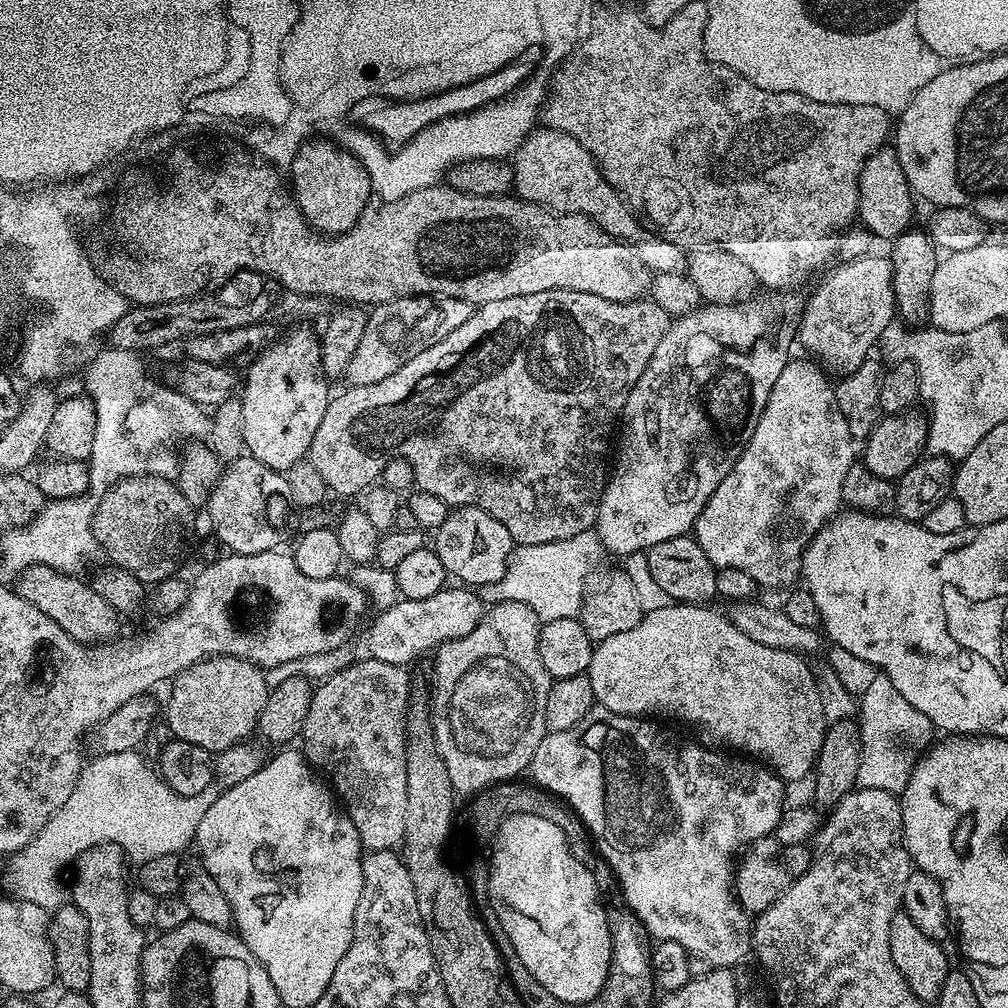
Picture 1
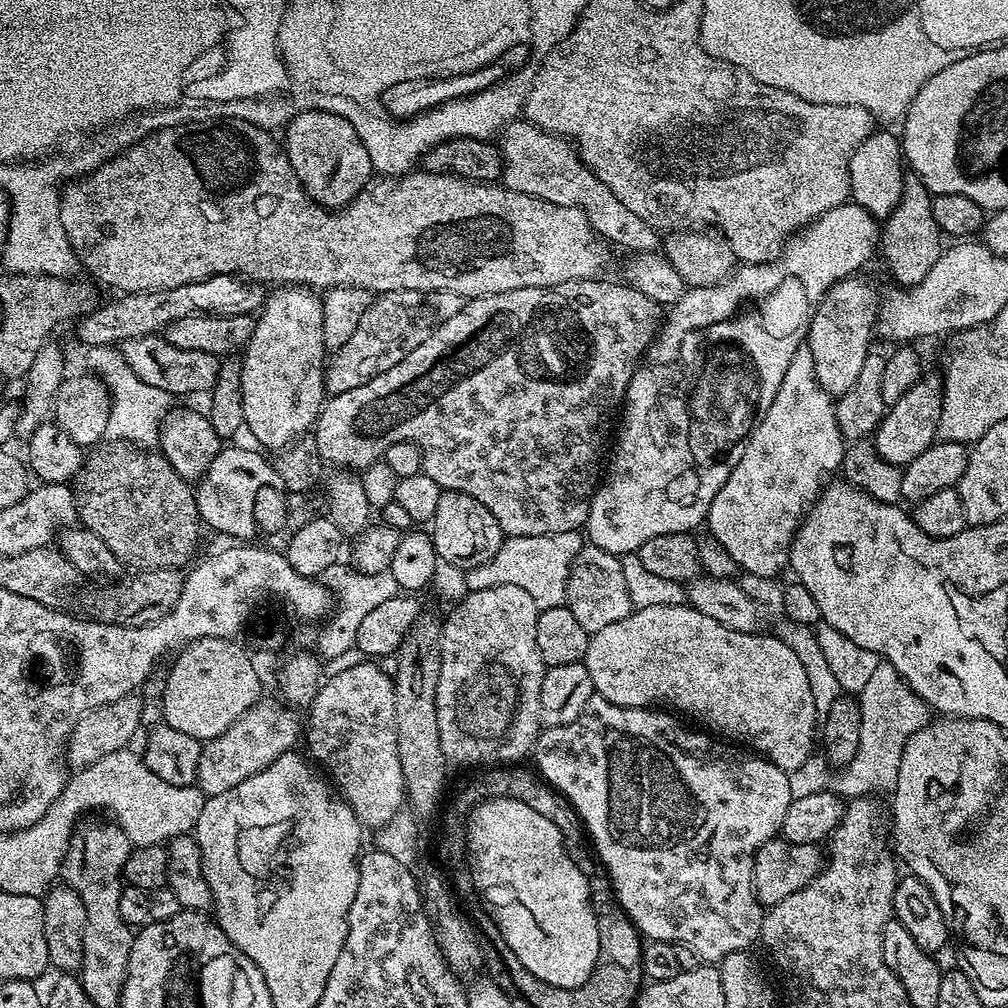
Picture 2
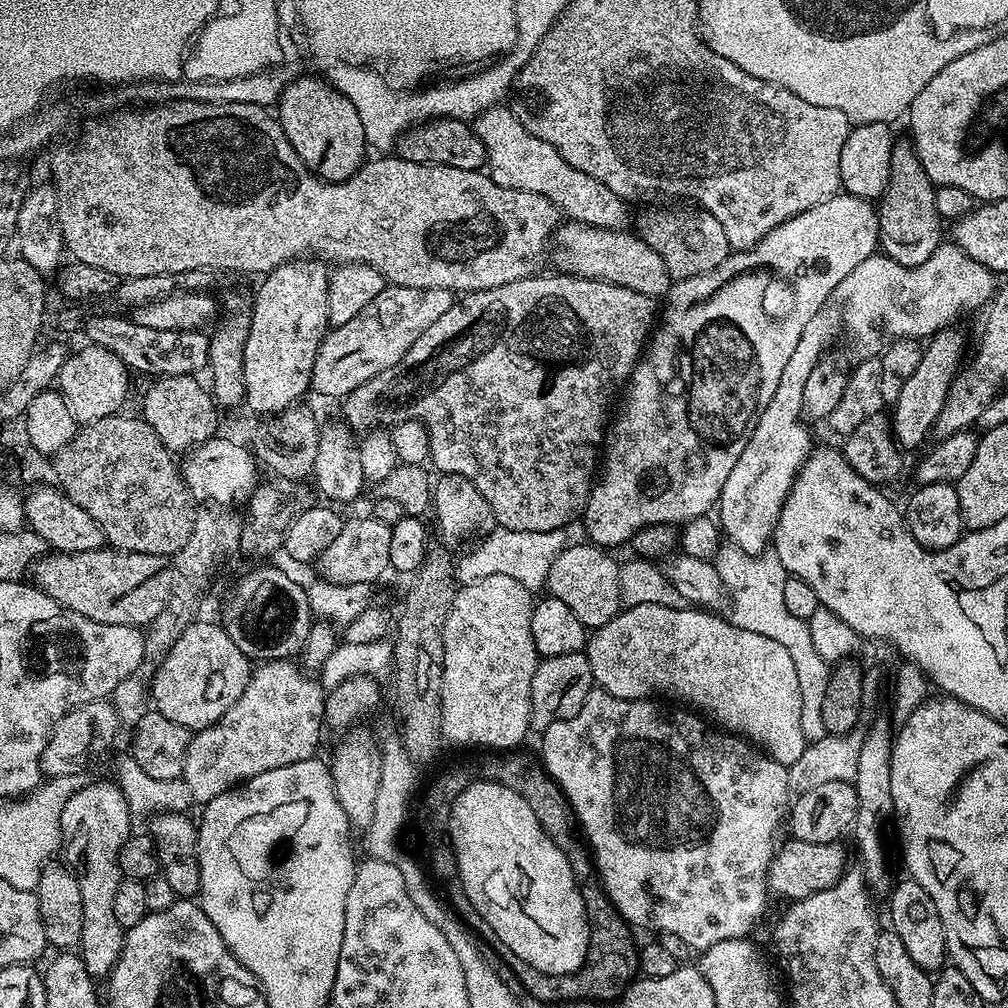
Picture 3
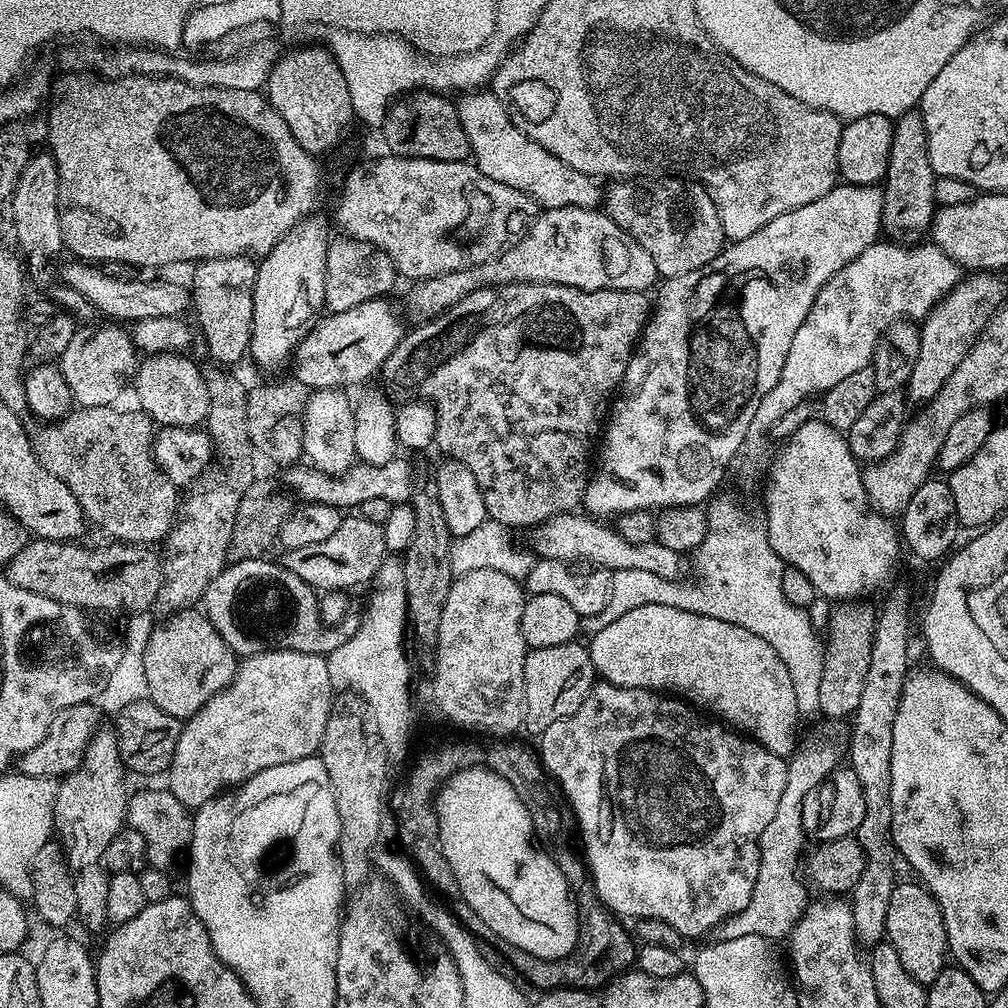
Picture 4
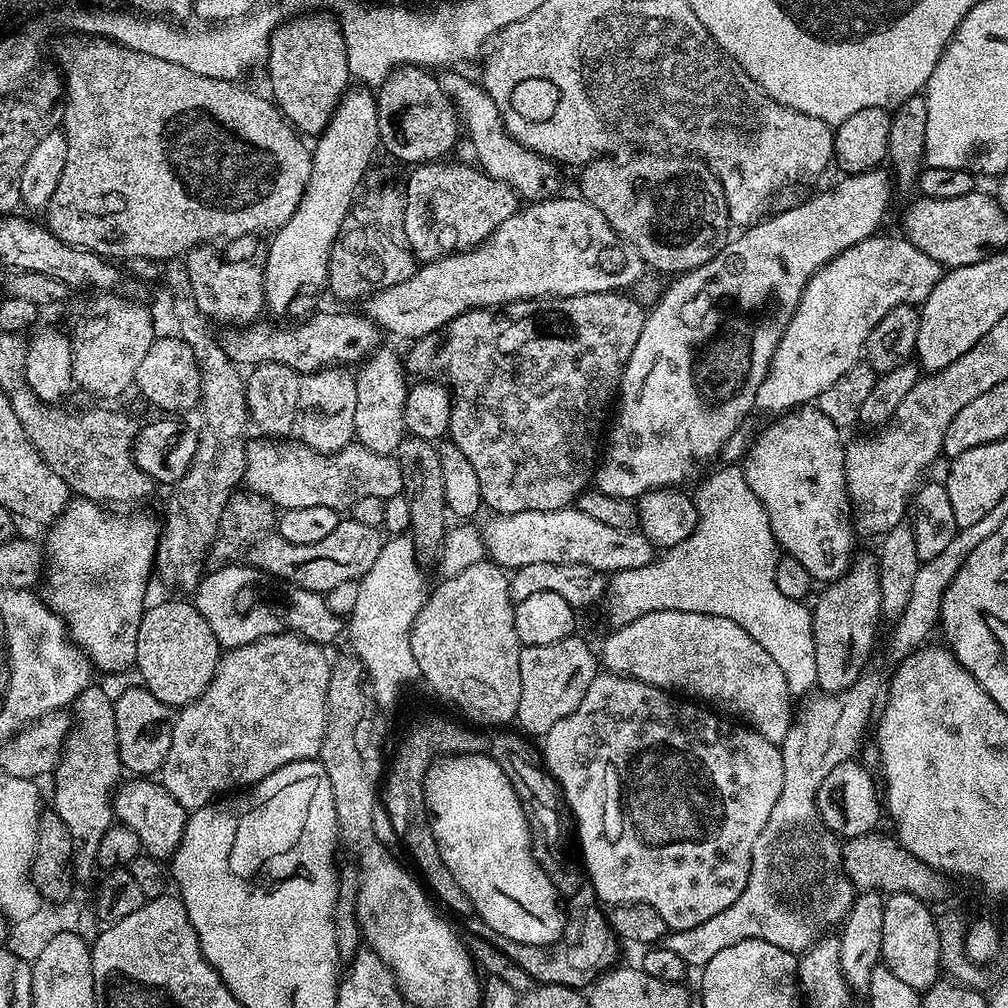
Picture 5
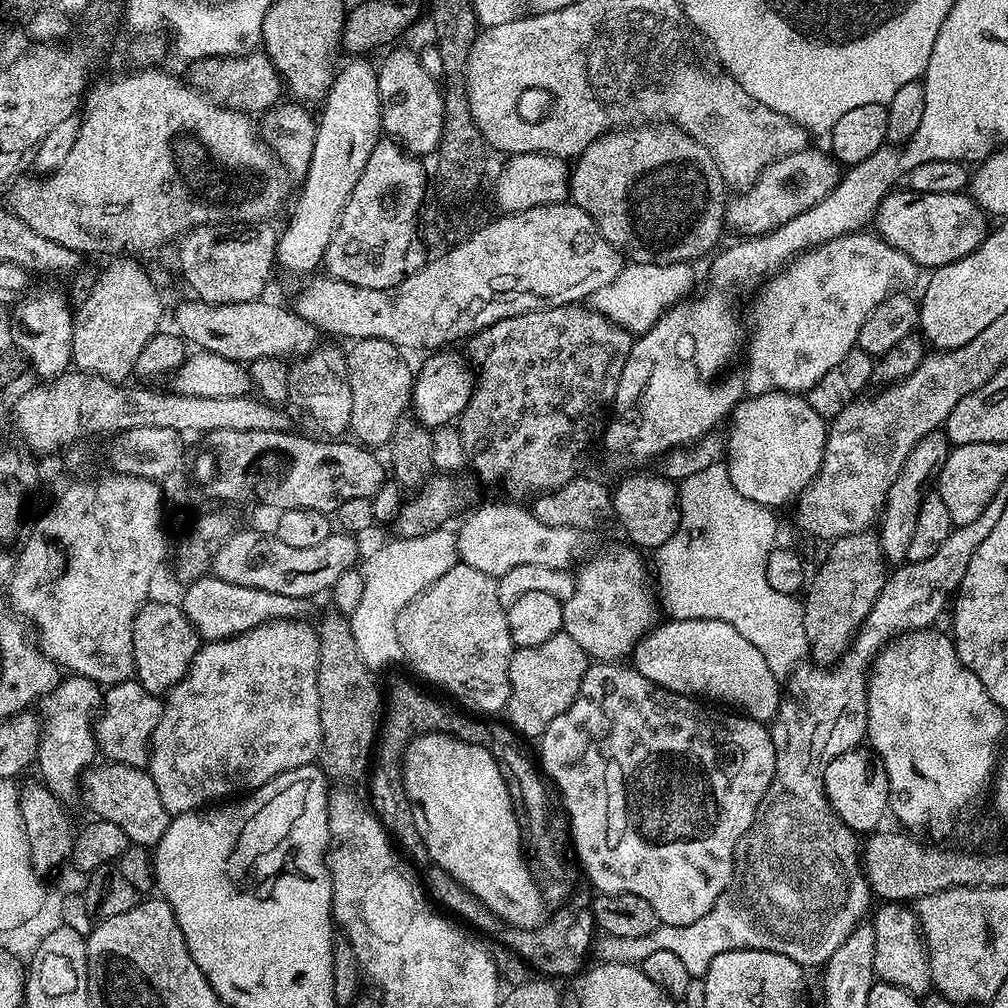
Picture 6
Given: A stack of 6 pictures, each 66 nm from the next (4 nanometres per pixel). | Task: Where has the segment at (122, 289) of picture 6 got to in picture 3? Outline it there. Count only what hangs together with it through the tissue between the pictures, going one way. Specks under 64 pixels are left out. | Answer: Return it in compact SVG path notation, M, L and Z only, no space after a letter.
M91 343L85 347L69 355L58 377L60 397L66 402L70 414L80 426L117 415L123 409L120 407L128 396L130 376L130 369L111 350Z

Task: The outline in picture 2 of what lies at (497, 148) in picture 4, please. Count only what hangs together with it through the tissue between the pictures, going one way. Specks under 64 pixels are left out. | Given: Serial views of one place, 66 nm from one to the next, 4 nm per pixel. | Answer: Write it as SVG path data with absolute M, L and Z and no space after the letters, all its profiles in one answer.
M522 118L517 120L507 126L506 136L500 141L501 157L505 163L501 171L503 187L542 198L556 206L582 210L601 239L612 241L628 252L659 249L659 233L615 197L614 192L581 162L569 141L550 135Z

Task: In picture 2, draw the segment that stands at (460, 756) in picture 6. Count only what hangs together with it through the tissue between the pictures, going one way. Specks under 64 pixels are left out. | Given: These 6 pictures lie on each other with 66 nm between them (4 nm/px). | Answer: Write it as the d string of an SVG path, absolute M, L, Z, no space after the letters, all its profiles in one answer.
M509 796L481 799L468 818L467 862L472 868L475 895L484 899L482 907L487 919L496 923L501 940L518 954L519 967L550 986L581 988L598 962L600 949L598 918L592 905L594 888L588 885L589 877L574 866L556 820Z

